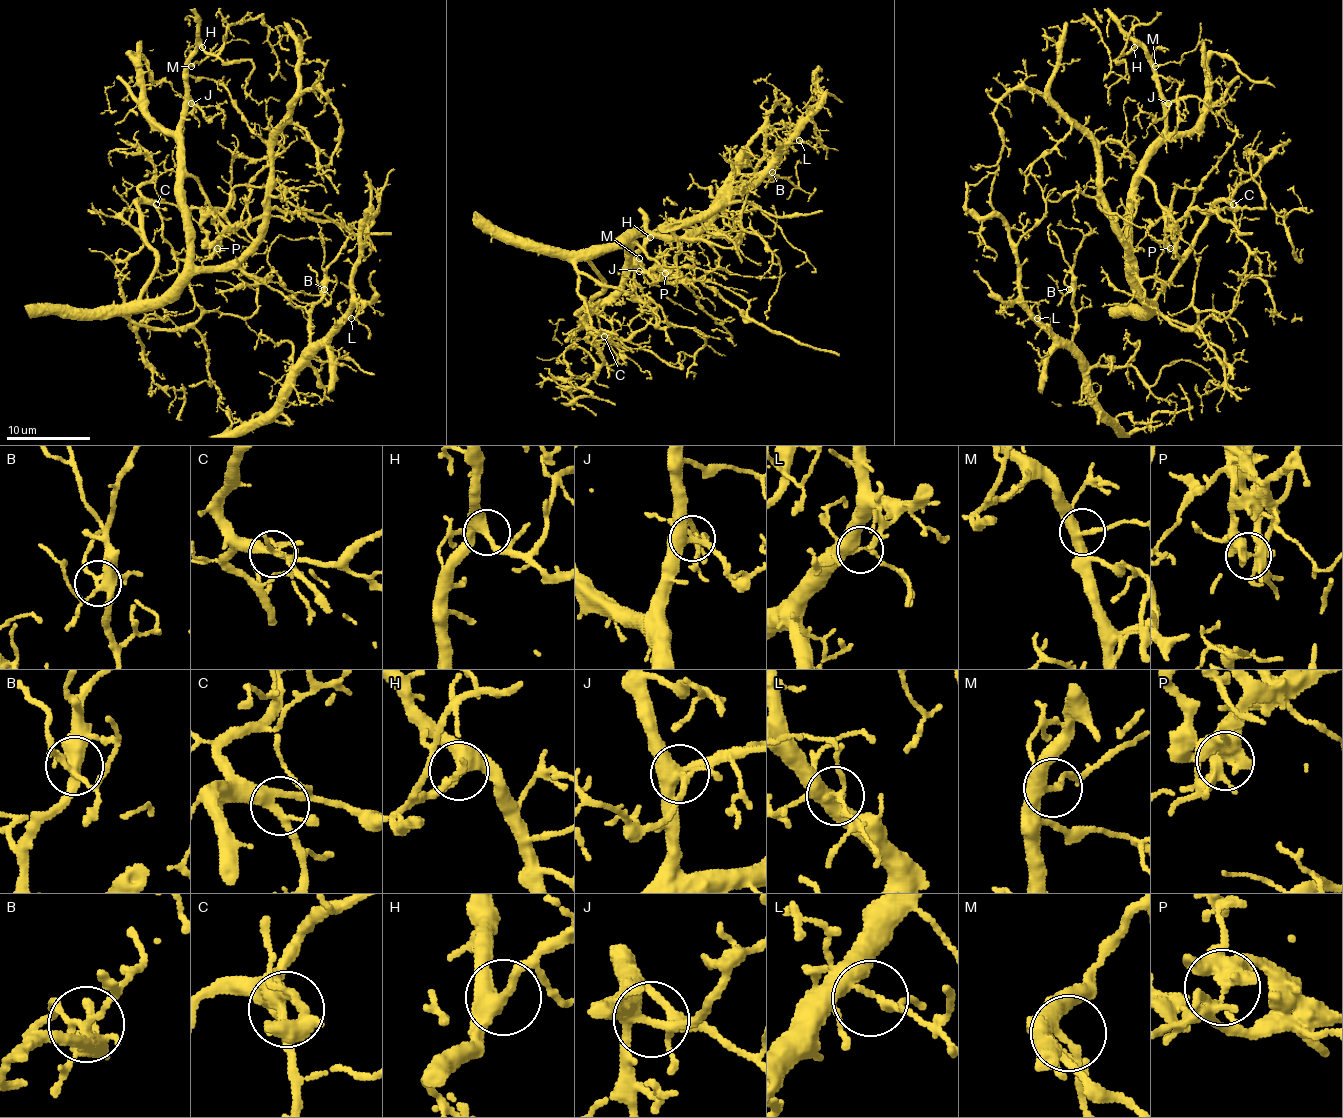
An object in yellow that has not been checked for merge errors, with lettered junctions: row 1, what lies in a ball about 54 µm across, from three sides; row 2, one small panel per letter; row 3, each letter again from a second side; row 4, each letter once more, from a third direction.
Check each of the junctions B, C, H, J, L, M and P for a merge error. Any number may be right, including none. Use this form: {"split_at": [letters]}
{"split_at": ["P"]}

